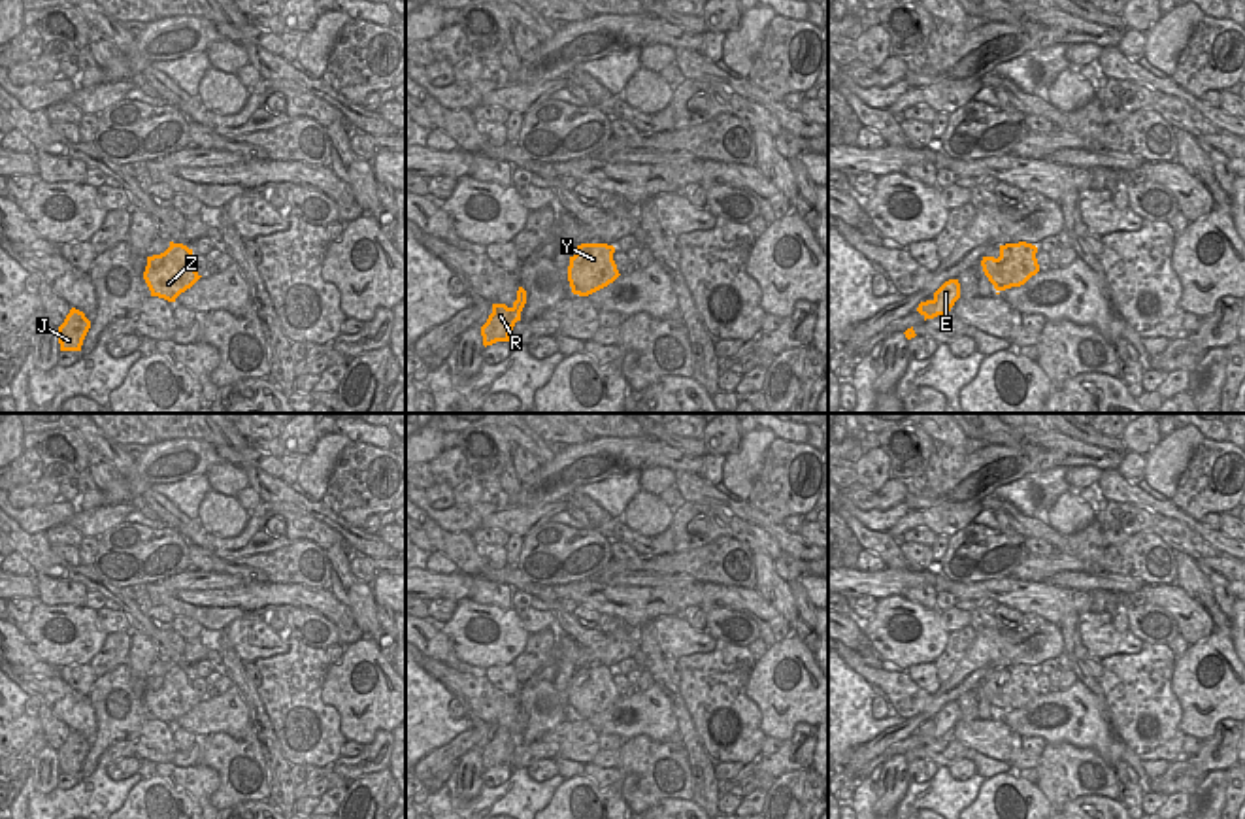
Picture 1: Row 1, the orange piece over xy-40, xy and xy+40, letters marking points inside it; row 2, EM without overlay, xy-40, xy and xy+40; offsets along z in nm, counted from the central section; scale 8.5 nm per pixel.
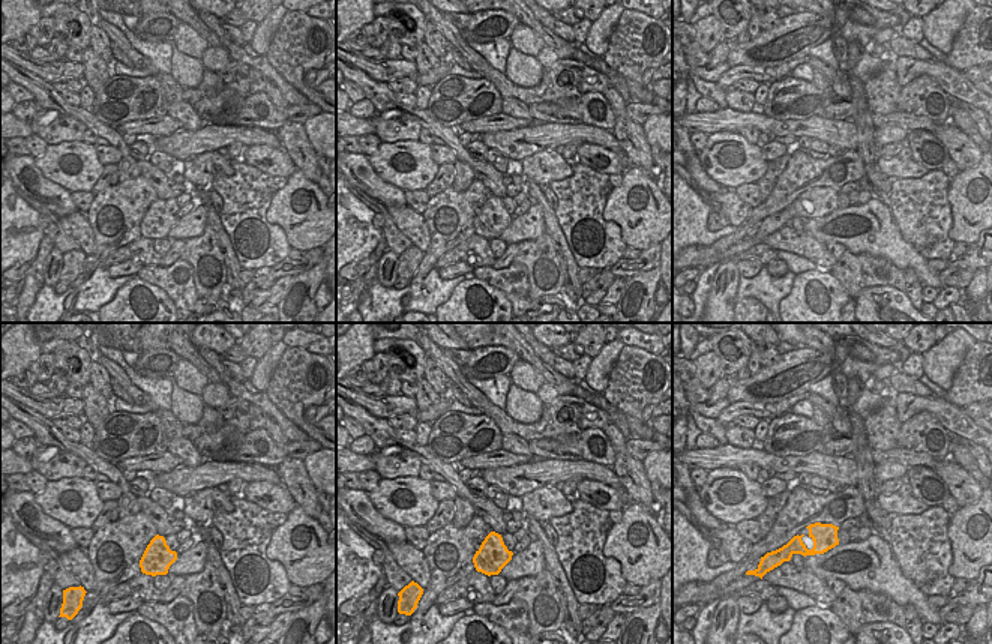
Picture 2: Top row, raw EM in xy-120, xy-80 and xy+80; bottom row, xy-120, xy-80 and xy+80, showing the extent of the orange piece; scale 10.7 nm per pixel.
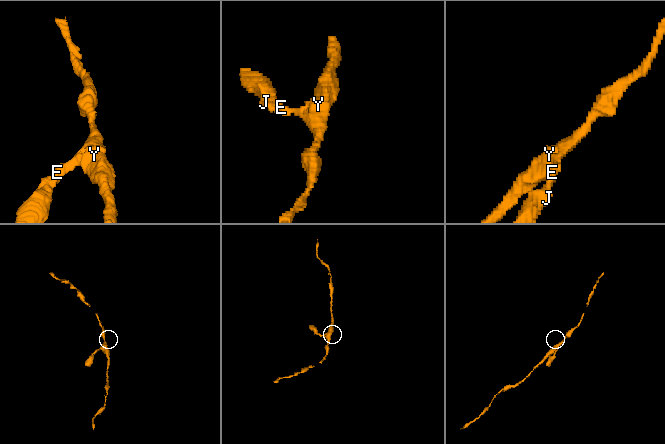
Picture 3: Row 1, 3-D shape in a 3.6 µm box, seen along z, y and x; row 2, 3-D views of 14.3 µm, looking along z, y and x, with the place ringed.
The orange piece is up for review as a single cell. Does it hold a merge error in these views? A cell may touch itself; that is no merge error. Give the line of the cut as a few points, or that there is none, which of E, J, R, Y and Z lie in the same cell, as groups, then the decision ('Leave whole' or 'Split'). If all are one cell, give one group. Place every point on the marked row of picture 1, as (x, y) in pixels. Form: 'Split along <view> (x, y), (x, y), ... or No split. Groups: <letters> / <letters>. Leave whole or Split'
No split. Groups: E J R Y Z. Leave whole

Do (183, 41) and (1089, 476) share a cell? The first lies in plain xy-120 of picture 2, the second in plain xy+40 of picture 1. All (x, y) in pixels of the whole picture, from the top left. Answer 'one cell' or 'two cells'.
one cell

